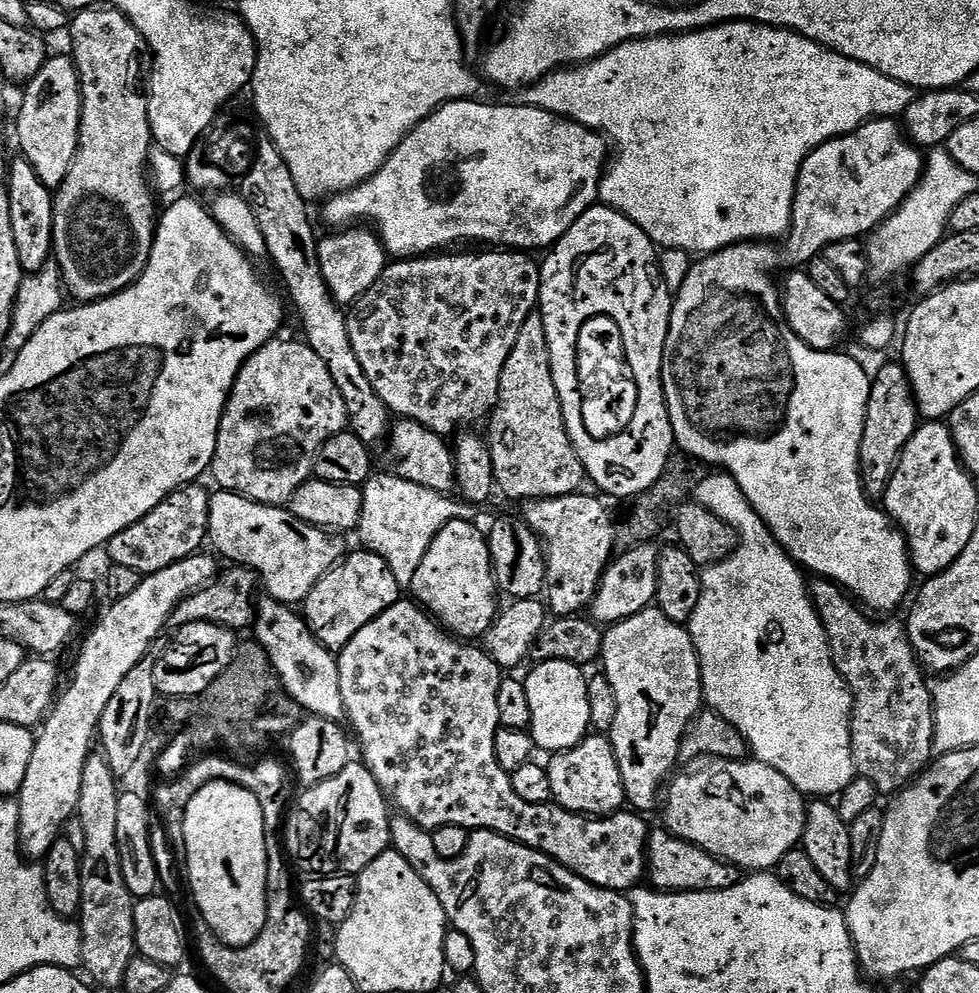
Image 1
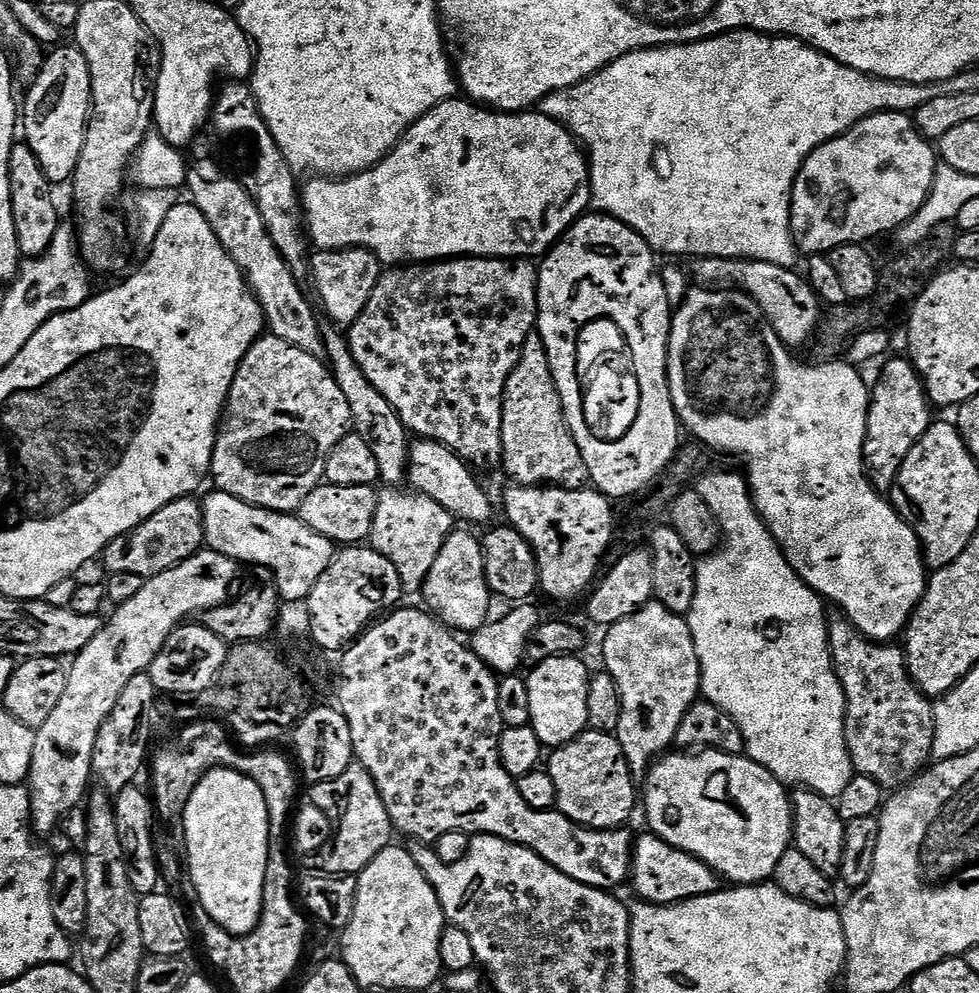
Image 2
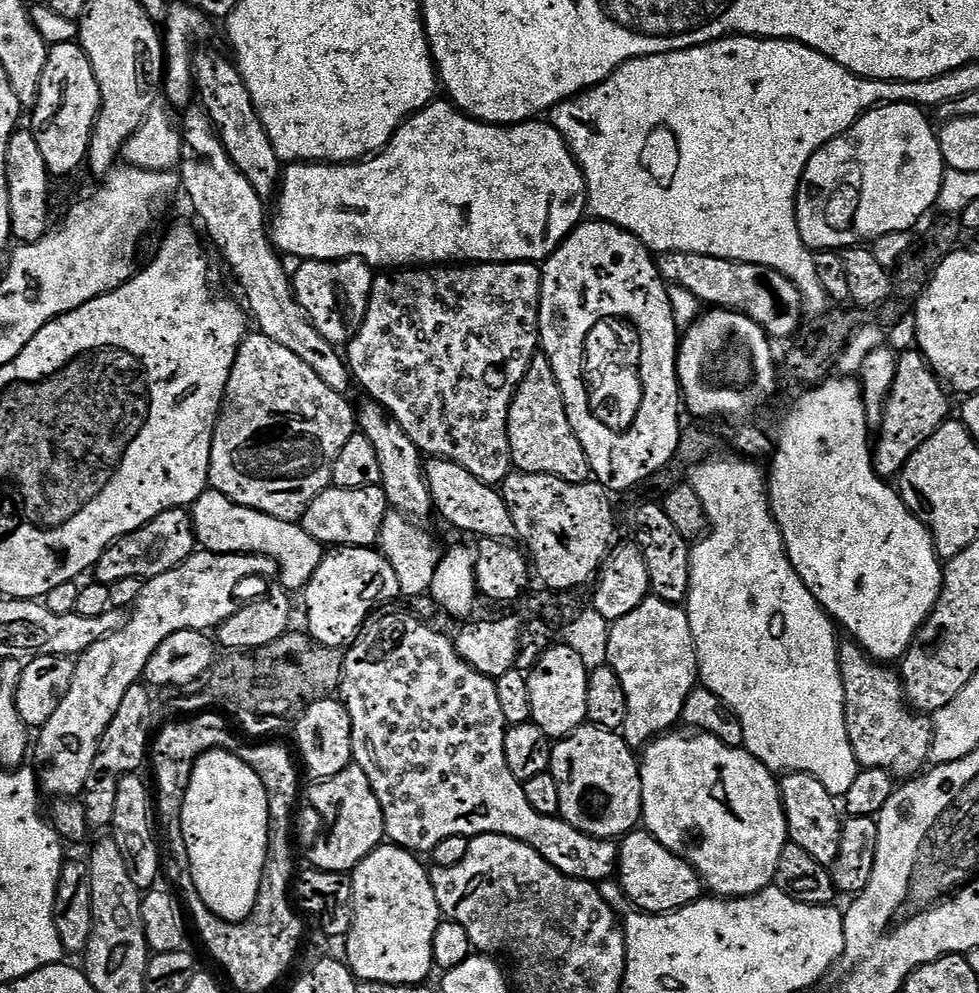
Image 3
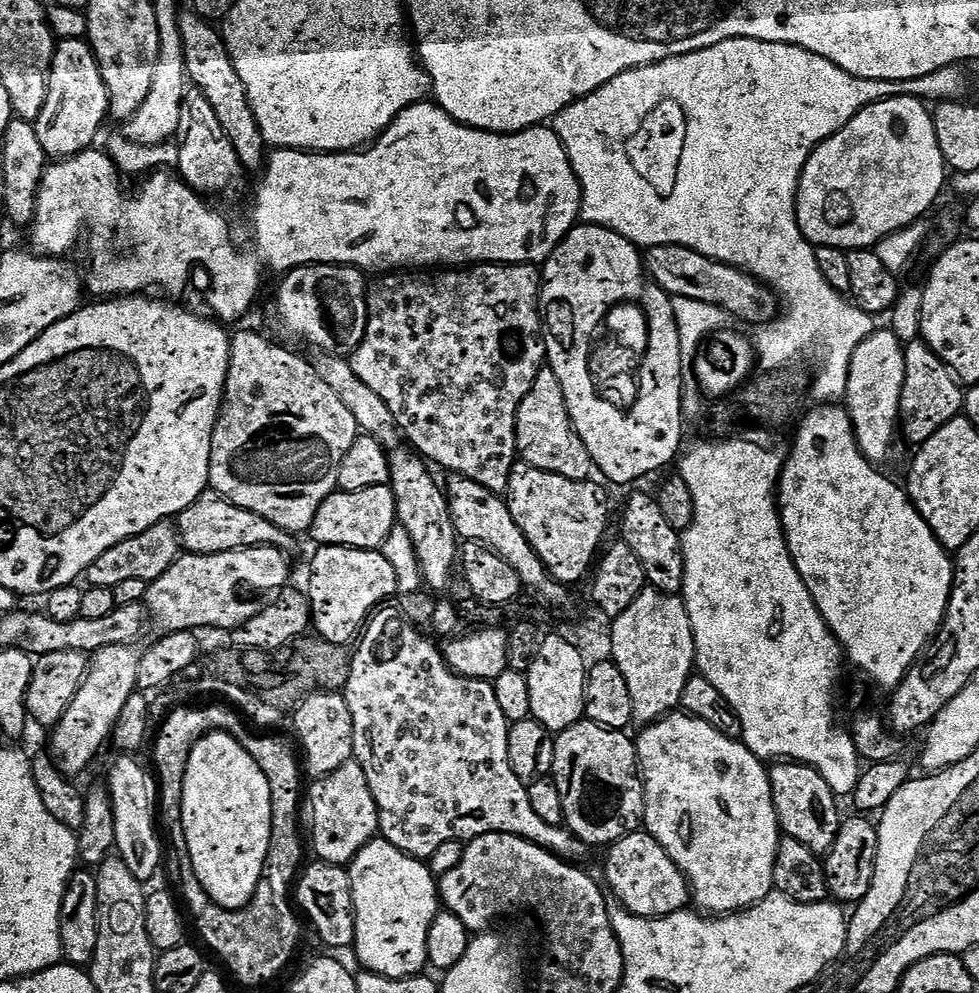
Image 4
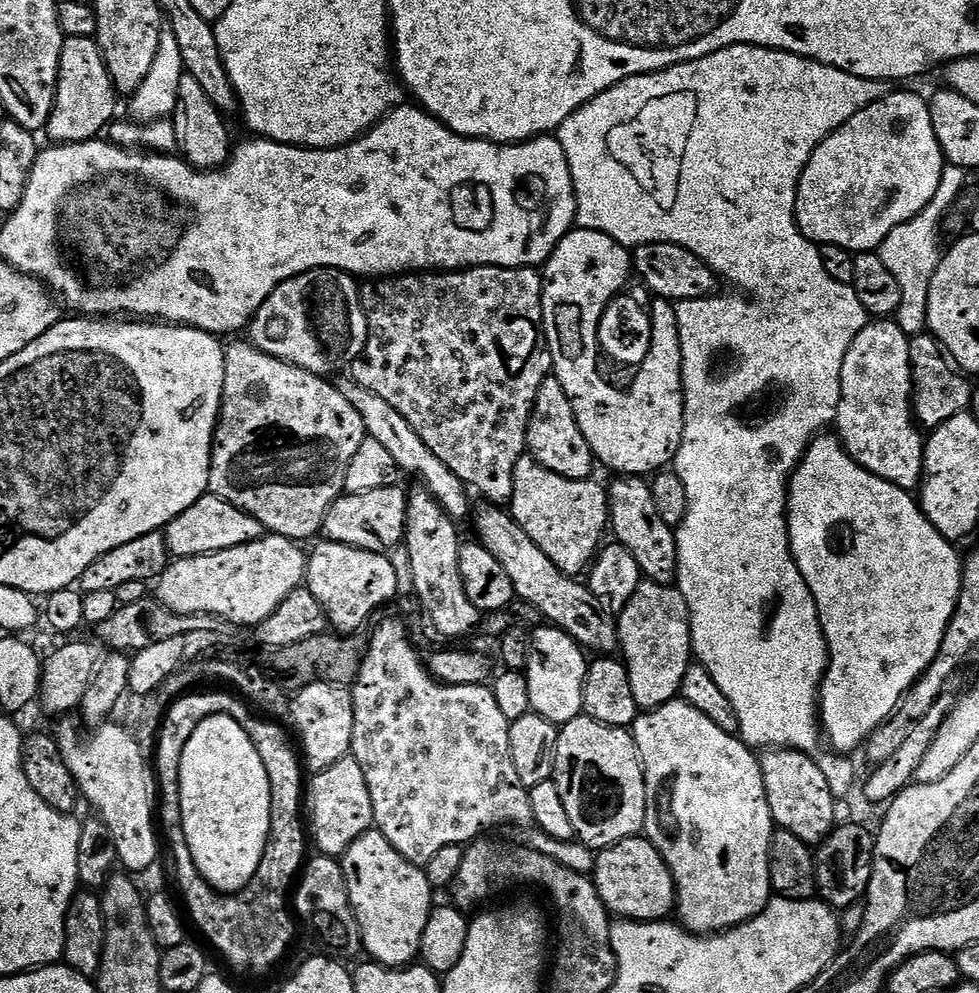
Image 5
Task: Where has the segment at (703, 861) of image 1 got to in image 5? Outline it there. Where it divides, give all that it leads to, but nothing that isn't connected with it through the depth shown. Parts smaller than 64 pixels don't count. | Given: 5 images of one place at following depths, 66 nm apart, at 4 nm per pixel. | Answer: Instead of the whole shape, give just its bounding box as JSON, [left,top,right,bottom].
[594,835,676,920]

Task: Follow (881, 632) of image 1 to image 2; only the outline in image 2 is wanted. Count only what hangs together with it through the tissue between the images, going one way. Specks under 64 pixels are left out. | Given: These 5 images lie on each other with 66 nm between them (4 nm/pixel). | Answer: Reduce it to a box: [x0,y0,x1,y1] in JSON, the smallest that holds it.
[828,615,936,791]

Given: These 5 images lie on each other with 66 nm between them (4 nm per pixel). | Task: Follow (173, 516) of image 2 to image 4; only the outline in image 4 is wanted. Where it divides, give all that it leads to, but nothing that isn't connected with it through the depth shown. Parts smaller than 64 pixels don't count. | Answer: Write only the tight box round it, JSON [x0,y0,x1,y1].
[86,520,182,588]

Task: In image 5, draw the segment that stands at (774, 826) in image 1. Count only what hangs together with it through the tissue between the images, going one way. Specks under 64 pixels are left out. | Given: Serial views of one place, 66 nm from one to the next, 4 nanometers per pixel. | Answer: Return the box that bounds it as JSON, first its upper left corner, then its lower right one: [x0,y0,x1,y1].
[630,698,774,934]

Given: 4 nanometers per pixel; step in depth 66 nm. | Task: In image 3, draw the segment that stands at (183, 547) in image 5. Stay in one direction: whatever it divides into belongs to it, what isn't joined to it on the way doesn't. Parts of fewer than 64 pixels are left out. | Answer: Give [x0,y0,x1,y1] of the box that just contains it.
[191,490,326,593]

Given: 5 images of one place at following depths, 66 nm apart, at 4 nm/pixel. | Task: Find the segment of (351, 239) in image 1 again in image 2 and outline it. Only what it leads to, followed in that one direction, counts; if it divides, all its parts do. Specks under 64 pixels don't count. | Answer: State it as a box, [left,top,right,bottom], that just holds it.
[310,248,380,326]

